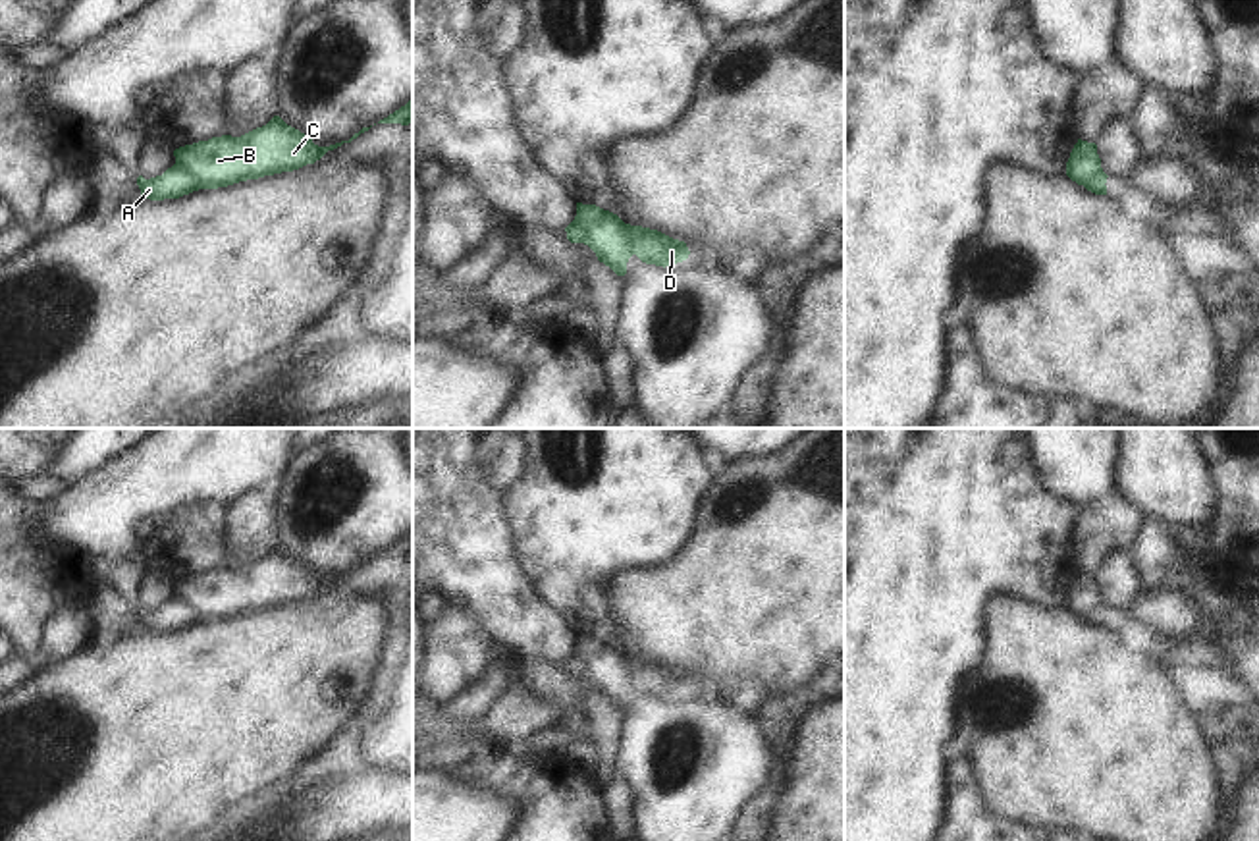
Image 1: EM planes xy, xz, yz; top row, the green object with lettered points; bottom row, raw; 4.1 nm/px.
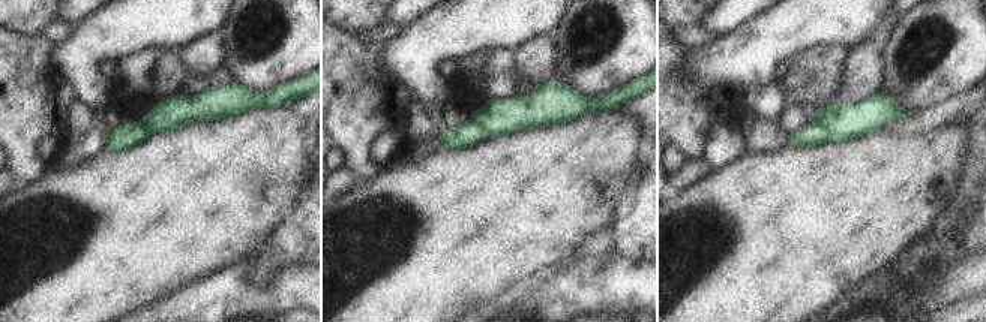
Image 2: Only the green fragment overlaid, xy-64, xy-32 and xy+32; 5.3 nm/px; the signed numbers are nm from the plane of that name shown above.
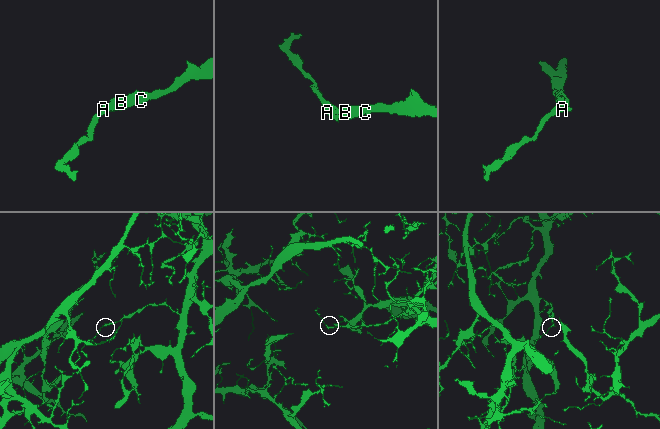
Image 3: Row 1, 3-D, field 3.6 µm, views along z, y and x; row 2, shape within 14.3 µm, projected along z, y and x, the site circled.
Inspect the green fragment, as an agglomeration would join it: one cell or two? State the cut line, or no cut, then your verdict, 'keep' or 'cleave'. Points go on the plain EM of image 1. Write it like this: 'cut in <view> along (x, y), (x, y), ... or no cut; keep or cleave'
cut in xy along (174, 596), (186, 602), (201, 620); cleave

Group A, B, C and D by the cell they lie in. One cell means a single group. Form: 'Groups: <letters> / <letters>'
Groups: A / B C D.

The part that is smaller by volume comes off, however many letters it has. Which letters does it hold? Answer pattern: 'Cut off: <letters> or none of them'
Cut off: A

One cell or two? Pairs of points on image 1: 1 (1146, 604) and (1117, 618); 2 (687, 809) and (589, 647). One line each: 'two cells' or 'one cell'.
1: one cell
2: one cell

